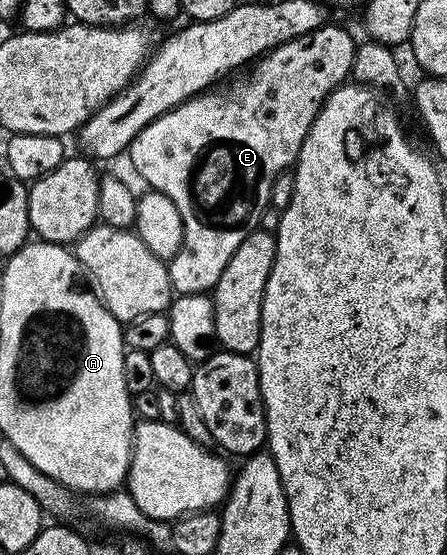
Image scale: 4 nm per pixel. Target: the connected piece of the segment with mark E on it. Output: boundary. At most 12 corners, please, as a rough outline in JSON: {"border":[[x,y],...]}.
{"border":[[326,24],[127,157],[183,220],[174,295],[209,294],[350,81]]}

